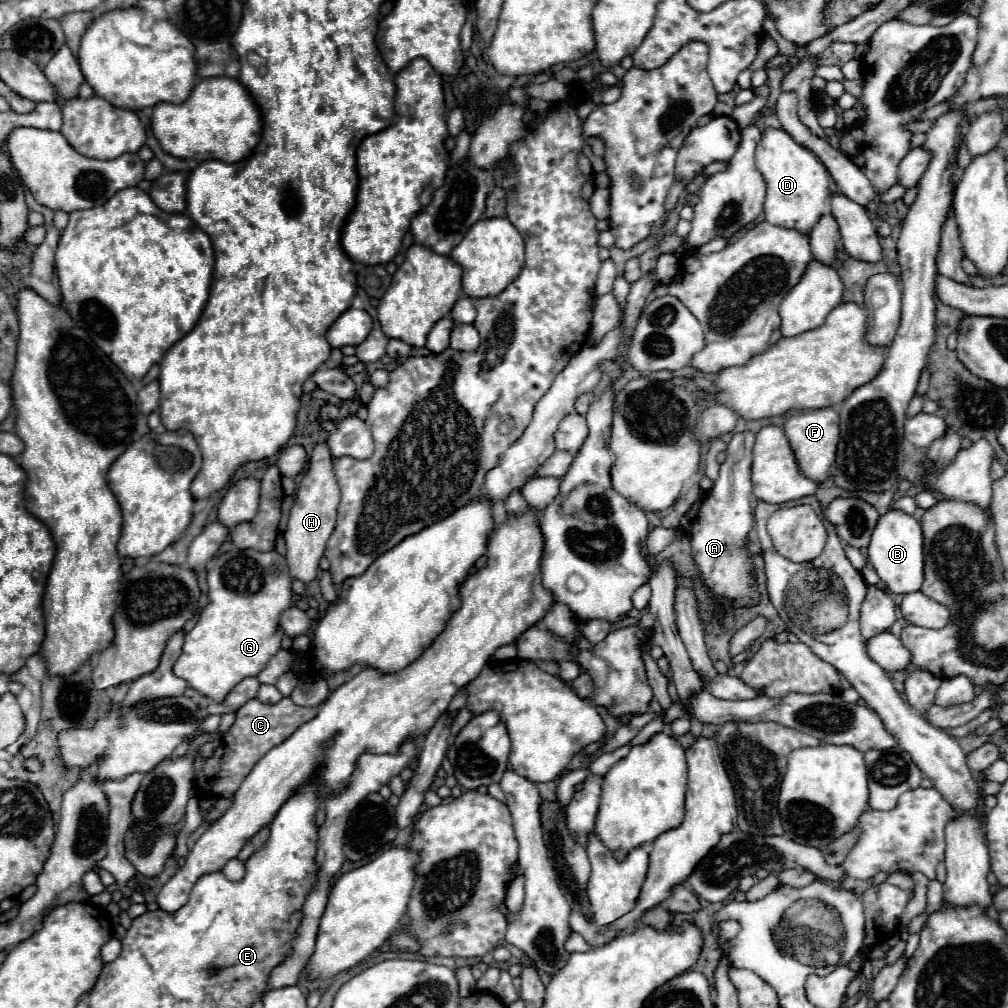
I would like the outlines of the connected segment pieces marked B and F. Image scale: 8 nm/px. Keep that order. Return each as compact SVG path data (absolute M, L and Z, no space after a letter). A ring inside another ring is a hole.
M889 509L885 515L881 515L873 529L867 555L891 593L905 595L919 591L923 581L923 533L921 523L915 521L913 515L907 515L899 509Z
M833 407L825 409L805 409L797 415L791 415L787 423L783 425L785 435L789 437L789 443L793 445L797 463L805 477L823 483L827 479L827 471L833 465L837 441L839 441L839 413Z

